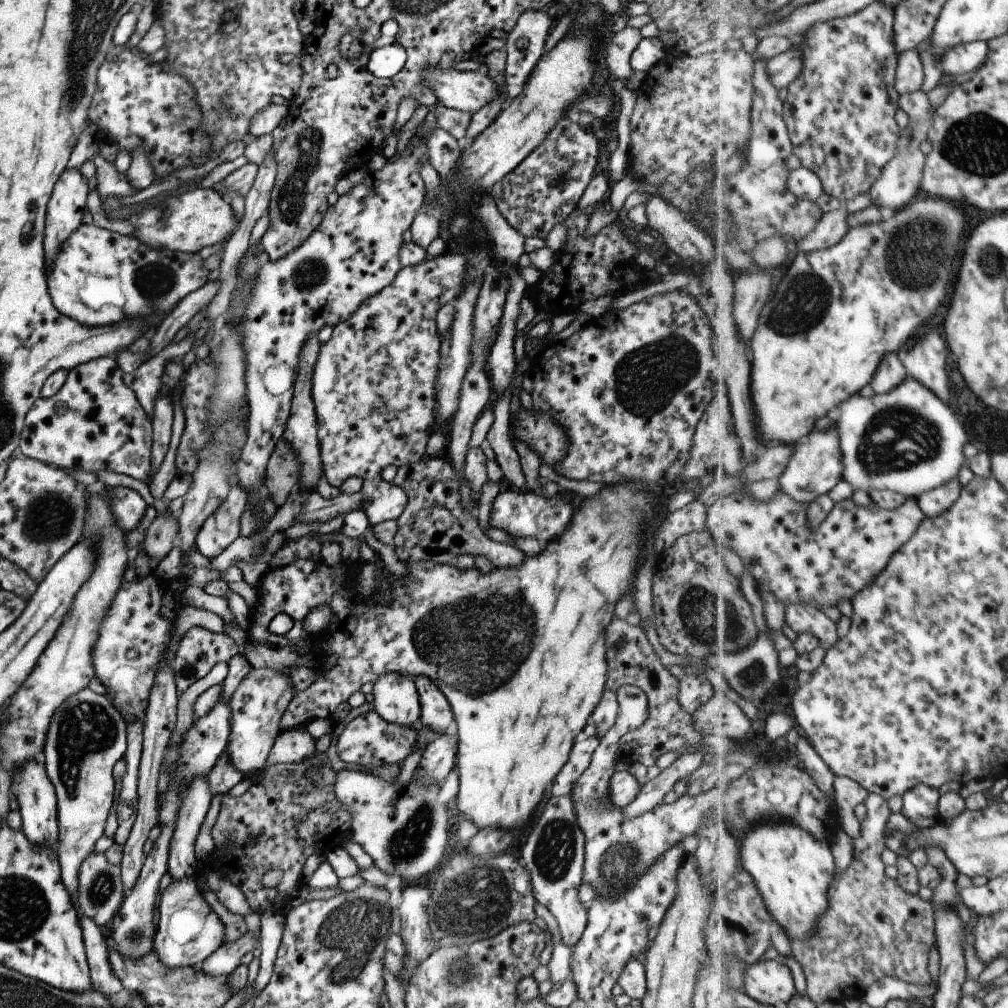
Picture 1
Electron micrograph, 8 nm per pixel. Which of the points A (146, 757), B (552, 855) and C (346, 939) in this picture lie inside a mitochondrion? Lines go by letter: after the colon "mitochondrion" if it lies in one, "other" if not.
A: other
B: mitochondrion
C: mitochondrion

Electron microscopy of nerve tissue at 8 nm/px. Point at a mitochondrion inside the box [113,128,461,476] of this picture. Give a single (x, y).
(154, 280)

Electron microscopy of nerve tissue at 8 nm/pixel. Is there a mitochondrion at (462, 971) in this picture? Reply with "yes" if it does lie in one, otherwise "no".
yes

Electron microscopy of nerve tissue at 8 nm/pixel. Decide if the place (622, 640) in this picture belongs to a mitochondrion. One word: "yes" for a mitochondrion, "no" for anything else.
yes

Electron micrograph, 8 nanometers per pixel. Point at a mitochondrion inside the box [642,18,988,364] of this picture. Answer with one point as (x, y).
(912, 251)

